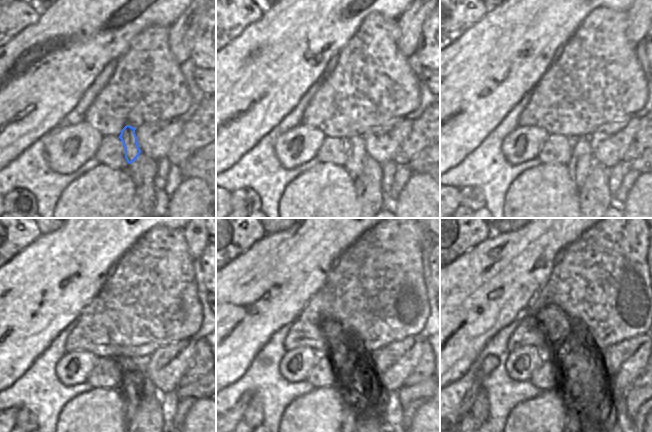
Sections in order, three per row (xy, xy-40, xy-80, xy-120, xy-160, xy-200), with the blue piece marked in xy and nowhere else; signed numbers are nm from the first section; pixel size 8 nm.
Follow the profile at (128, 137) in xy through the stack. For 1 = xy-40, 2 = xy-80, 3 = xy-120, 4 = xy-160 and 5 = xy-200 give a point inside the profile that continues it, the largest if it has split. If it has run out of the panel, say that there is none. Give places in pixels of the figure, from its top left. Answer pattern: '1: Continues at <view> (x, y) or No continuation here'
1: Continues at xy-40 (356, 153)
2: Continues at xy-80 (581, 161)
3: Continues at xy-120 (131, 389)
4: Continues at xy-160 (354, 389)
5: Continues at xy-200 (573, 418)

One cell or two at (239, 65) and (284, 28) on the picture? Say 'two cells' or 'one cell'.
one cell

